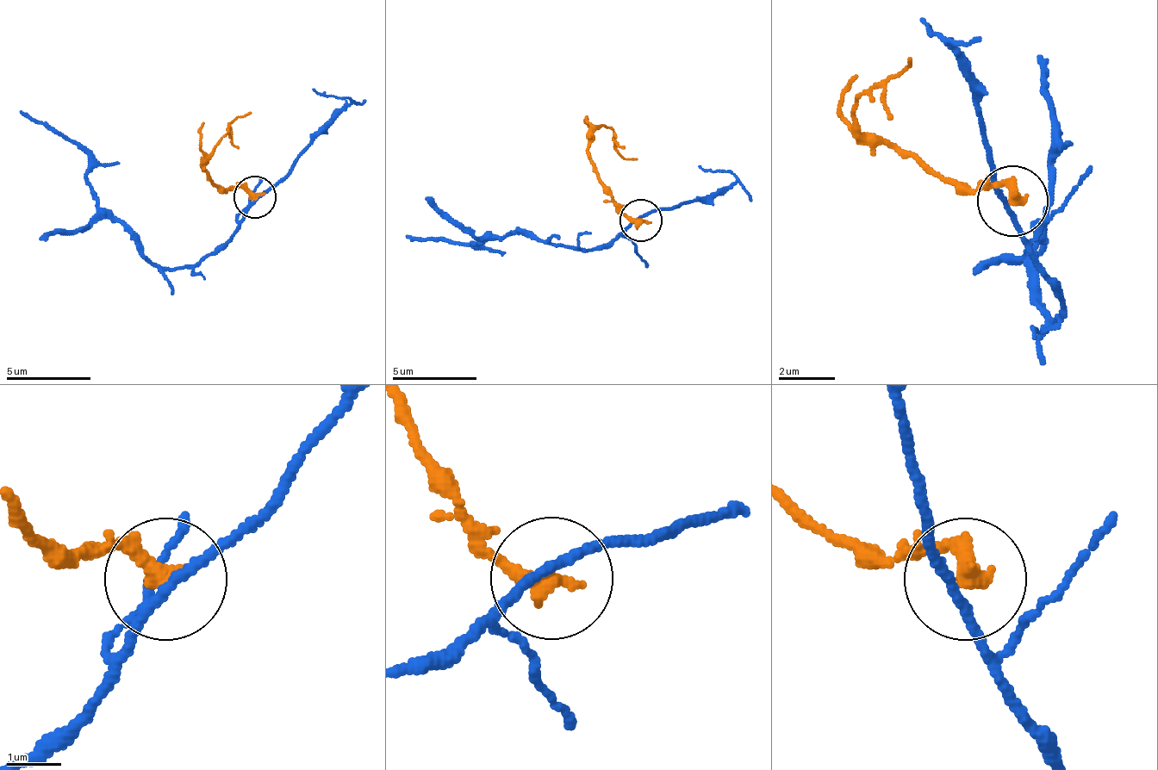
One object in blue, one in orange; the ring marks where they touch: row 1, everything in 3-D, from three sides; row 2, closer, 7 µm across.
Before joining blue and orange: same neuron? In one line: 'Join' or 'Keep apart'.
Keep apart

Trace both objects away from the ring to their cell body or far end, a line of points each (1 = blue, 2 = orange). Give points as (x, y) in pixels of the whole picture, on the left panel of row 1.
1: (254, 200), (241, 226), (208, 255), (182, 268), (157, 268), (102, 208), (89, 183), (89, 158), (21, 111)
2: (254, 195), (241, 188), (220, 188), (212, 179), (203, 162), (220, 141), (228, 124), (250, 111)

